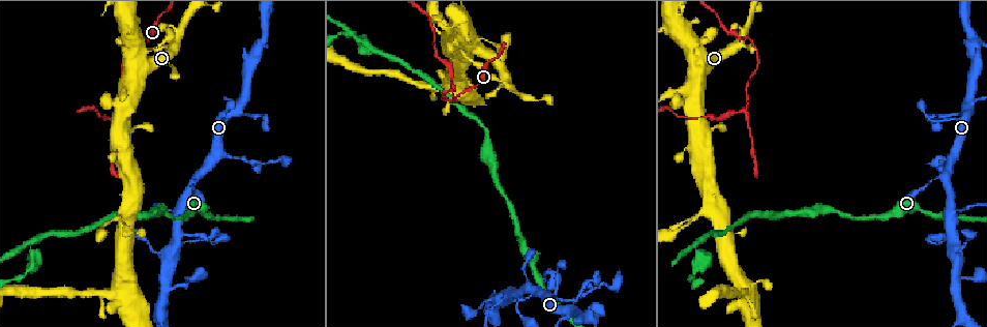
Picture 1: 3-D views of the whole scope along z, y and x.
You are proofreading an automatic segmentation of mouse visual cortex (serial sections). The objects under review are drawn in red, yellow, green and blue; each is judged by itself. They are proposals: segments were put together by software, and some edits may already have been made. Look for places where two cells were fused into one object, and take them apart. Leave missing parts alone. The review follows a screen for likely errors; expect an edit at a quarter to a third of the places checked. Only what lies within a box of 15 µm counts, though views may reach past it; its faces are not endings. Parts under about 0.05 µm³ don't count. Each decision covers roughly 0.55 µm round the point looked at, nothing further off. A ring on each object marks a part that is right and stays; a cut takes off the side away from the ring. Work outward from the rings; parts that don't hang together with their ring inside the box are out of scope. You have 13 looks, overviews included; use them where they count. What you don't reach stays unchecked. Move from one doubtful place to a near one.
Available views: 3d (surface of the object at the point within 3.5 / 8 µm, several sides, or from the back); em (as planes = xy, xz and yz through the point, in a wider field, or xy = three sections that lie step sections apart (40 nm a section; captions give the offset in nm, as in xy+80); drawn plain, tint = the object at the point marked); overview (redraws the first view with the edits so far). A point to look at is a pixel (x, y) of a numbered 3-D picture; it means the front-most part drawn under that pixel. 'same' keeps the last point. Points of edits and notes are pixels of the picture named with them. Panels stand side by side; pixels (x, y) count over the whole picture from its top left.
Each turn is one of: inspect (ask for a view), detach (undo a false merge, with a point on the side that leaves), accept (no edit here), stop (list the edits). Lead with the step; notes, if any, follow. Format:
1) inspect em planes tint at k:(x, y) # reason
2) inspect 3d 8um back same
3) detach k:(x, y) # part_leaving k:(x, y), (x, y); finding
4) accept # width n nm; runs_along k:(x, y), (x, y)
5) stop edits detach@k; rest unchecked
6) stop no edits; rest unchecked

inspect 3d 3.5um back at 1:(239, 157) # narrows sharply

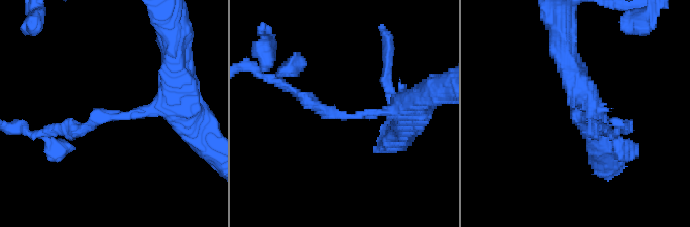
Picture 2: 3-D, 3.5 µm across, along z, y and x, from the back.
inspect em planes tint at 2:(577, 118) # arm_widths 150, 300 nm; need the tissue

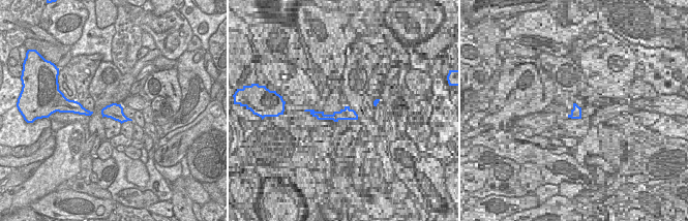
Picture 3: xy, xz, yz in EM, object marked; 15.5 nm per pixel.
accept # runs_along 2:(174, 88), (161, 107), (57, 130); all the same cell

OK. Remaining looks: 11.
inspect 3d 3.5um at 1:(962, 110) # abrupt turn

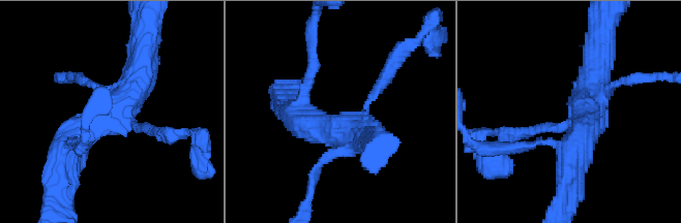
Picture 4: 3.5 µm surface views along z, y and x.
inspect em xy step 5 tint at 4:(356, 119) # arms 4; arm_widths 150, 150, 450, 450 nm

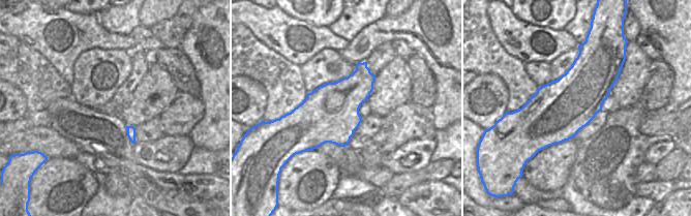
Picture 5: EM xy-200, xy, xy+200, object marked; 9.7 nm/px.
accept # width 550 nm; runs_along 4:(63, 152), (130, 95), (143, 54); one cell here

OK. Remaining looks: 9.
inspect 3d 3.5um back at 1:(747, 108) # abrupt turn

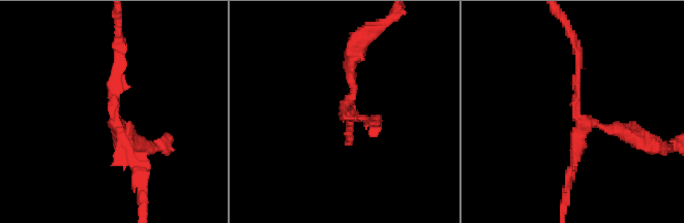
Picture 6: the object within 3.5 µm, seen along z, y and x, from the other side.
detach 6:(351, 76) # part_leaving 6:(347, 109), (350, 60), (376, 28); two cells meet here

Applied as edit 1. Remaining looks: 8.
inspect 3d 3.5um back at 1:(684, 220) # three-way junction

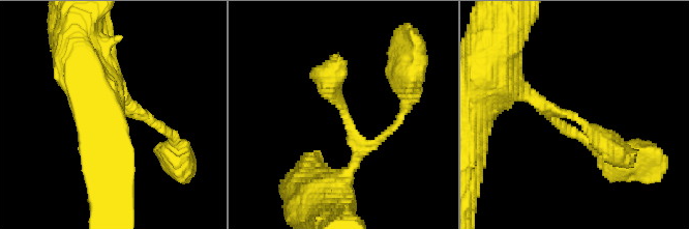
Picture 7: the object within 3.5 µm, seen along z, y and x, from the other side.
inspect em xy step 5 tint at 7:(346, 122) # arms 3; arm_widths 150, 200, 250 nm; need the tissue

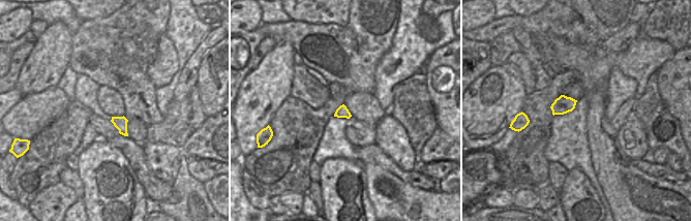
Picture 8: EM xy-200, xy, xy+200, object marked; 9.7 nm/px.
accept # runs_along 7:(518, 90), (576, 116), (616, 153); one cell here

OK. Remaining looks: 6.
inspect 3d 3.5um at 1:(700, 242) # branch point

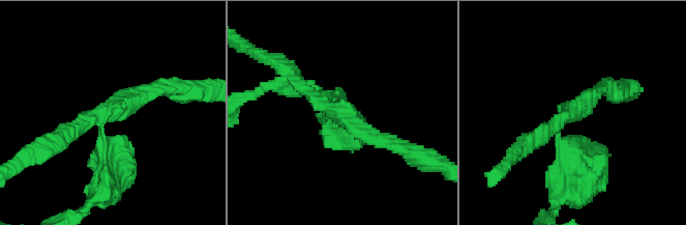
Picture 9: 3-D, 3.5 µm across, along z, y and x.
inspect em xy step 5 tint at 9:(99, 119) # now the EM

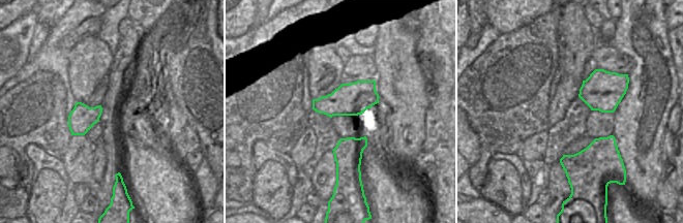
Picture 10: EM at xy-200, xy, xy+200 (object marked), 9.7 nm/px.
detach 9:(562, 160) # part_leaving 9:(560, 133), (587, 177), (555, 203); two cells meet here

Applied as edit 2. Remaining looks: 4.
stop edits detach@6, detach@9; rest unchecked

